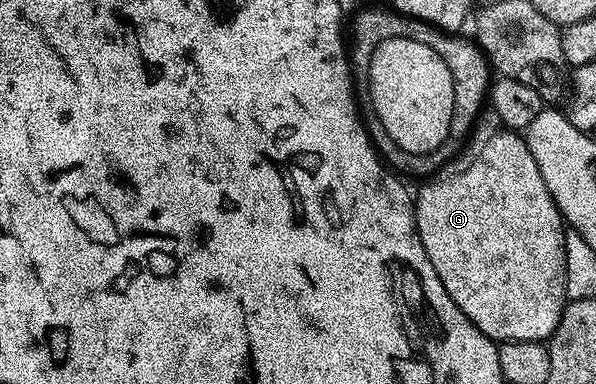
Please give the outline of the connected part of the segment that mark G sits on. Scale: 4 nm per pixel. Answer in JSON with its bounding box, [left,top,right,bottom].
[415,132,566,342]

